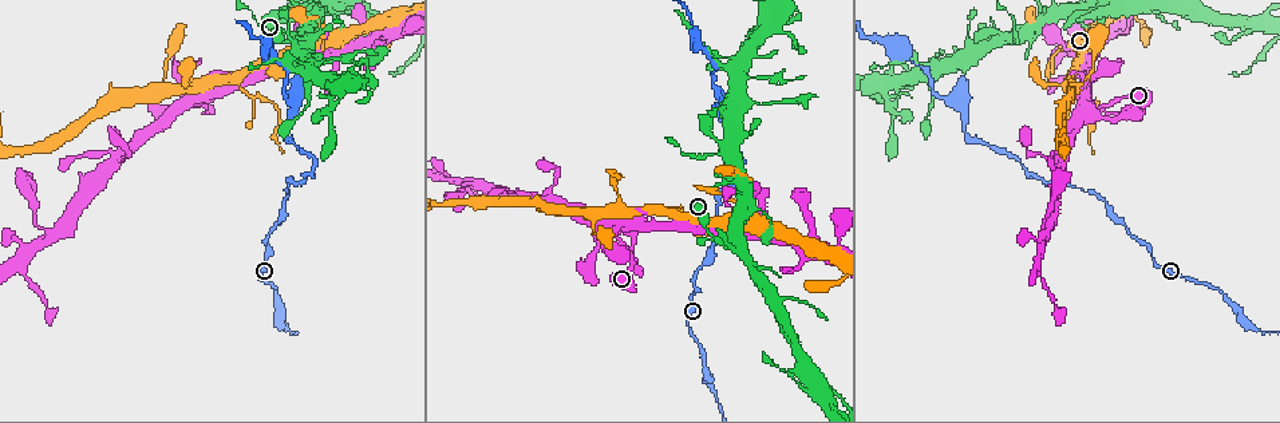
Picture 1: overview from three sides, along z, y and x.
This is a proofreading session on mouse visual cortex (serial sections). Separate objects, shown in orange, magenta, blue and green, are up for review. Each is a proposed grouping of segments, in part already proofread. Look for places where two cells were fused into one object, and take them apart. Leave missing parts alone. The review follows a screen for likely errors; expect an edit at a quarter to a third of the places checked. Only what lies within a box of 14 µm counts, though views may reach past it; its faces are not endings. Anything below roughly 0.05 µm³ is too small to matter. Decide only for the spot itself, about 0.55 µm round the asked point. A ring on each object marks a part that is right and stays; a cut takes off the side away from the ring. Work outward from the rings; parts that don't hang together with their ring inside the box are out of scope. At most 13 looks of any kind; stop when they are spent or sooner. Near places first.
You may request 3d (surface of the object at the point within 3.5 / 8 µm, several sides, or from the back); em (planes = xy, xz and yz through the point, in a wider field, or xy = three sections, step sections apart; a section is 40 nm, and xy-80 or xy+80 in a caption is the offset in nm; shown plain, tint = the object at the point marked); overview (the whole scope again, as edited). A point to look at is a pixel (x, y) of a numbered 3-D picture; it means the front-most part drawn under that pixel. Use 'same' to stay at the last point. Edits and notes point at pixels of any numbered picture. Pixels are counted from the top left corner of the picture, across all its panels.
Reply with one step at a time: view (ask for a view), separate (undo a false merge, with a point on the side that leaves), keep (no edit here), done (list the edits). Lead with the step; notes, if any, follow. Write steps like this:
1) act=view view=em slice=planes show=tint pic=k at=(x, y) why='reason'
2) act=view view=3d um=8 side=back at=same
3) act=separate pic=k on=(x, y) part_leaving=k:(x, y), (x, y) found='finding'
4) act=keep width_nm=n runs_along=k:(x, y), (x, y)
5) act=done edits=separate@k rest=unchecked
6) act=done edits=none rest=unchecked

act=view view=3d um=3.5 pic=1 at=(333, 69) why='sudden change in width'

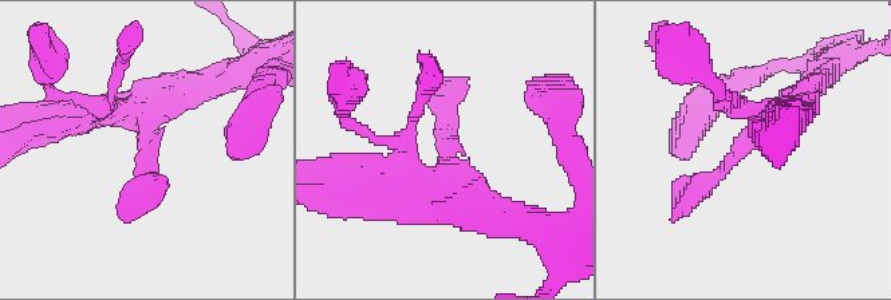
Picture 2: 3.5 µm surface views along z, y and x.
act=view view=em slice=planes show=tint pic=2 at=(143, 147) arm_widths_nm=250,350 why='shape alone is not enough'

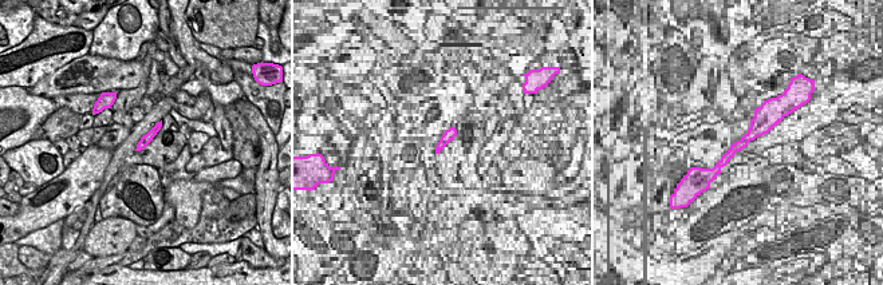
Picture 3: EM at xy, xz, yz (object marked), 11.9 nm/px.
act=view view=em slice=xy step=3 show=tint at=same why='another direction'

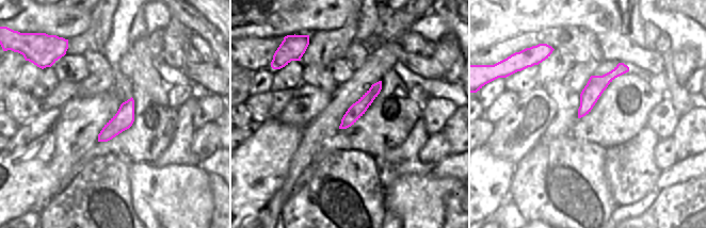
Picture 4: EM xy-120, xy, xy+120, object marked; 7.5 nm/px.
act=keep runs_along=2:(784, 113), (776, 113), (683, 206) found='one cell here'

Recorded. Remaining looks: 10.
act=view view=3d um=8 side=back pic=1 at=(730, 239) why='three arms meet'

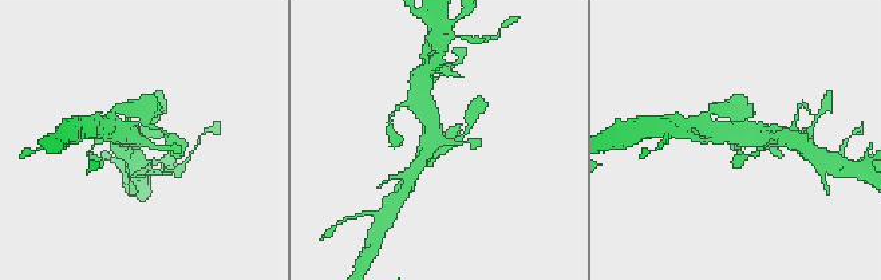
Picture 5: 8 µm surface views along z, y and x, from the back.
act=view view=em slice=xy step=1 show=tint pic=5 at=(138, 142)

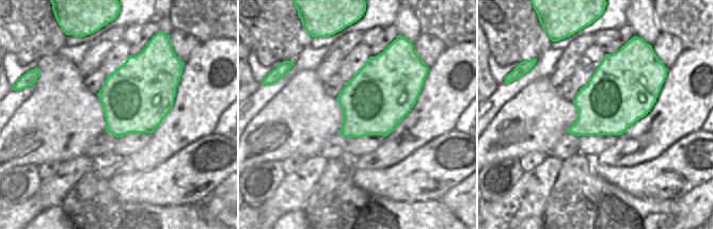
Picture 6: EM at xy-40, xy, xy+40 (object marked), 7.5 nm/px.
act=keep runs_along=5:(137, 123), (131, 135), (174, 148) found='one cell here'

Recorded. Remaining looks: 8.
act=view view=3d um=3.5 pic=1 at=(235, 76) why='three-way junction'

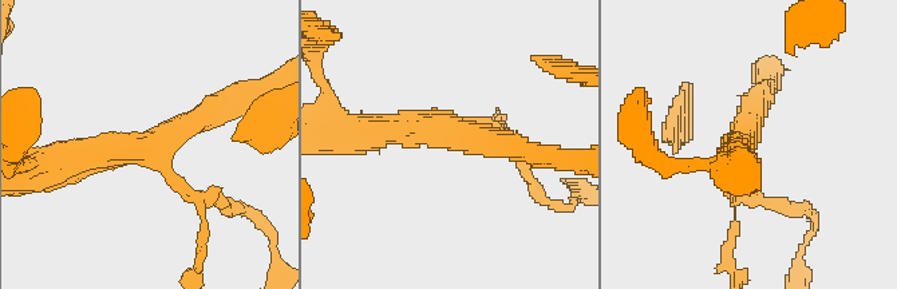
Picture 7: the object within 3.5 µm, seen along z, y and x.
act=view view=em slice=xy step=1 show=tint pic=7 at=(453, 134)

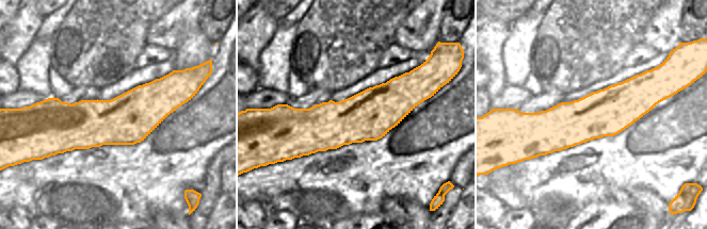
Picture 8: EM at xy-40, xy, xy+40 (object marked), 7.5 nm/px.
act=keep runs_along=8:(661, 95), (572, 124), (525, 125) found='one cell here'

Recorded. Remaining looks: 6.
act=view view=3d um=3.5 pic=1 at=(551, 201) why='sharp bend'

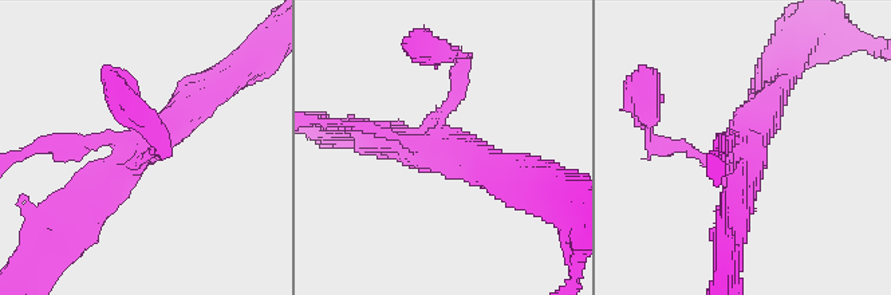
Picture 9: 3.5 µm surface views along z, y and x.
act=view view=em slice=xy step=1 show=tint pic=9 at=(445, 152) why='need the tissue'

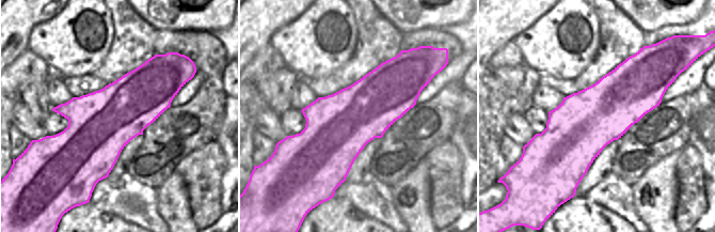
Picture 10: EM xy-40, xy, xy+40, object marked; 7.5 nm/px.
act=keep arms=4 runs_along=9:(215, 87), (144, 145), (82, 211) found='one cell here'

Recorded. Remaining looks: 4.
act=view view=3d um=8 pic=1 at=(26, 257) why='thick turns thin'

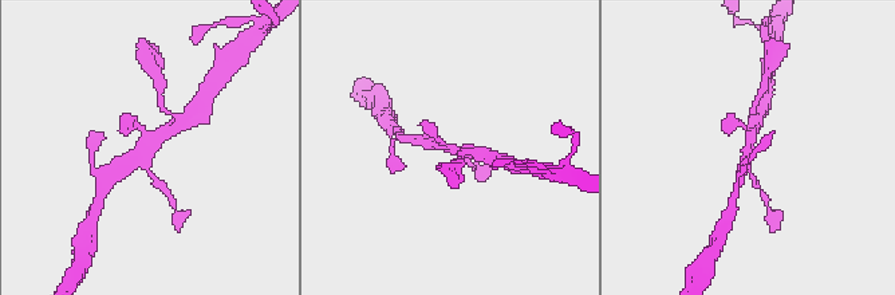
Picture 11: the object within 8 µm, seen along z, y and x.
act=view view=3d um=3.5 pic=11 at=(449, 148)

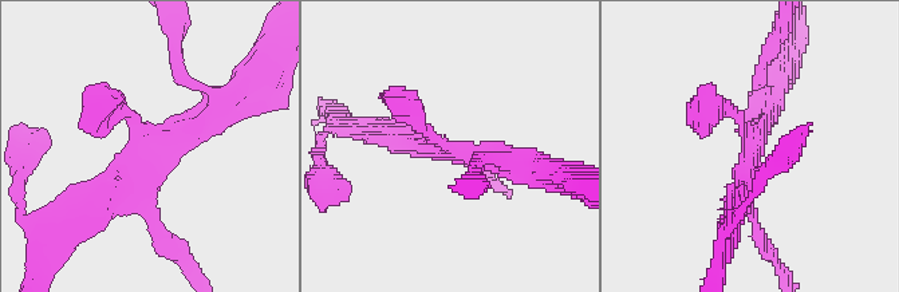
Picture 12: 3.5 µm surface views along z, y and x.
act=view view=em slice=xy step=2 show=tint pic=12 at=(448, 149) arms=4 arm_widths_nm=100,150,300,300

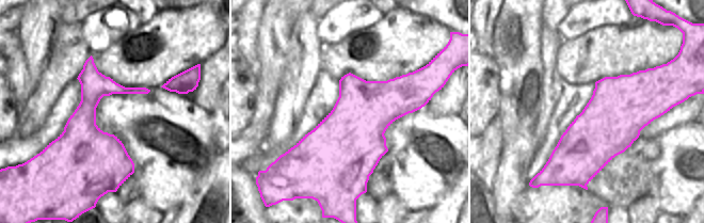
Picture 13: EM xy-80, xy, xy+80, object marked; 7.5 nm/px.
act=keep runs_along=12:(212, 114), (168, 139), (81, 221) found='continuous, no second cell'

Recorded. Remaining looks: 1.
act=done edits=none rest=unchecked

